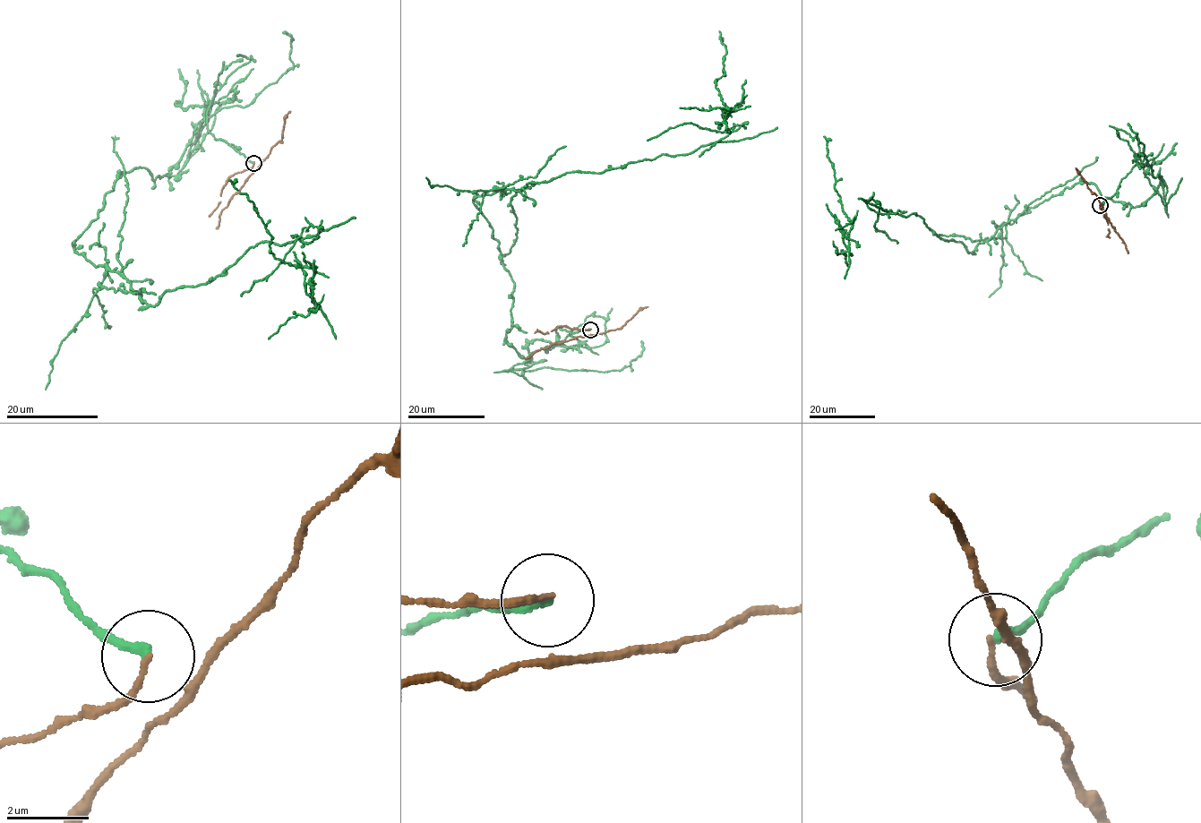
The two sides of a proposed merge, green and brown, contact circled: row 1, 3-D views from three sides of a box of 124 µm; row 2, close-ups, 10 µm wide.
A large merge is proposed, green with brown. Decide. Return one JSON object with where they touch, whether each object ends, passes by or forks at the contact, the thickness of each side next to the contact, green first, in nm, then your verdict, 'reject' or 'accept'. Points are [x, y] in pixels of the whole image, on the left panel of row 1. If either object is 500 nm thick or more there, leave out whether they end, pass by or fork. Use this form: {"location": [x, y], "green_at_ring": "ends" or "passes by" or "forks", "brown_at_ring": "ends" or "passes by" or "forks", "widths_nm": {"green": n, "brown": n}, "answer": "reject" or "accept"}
{"location": [253, 163], "green_at_ring": "ends", "brown_at_ring": "ends", "widths_nm": {"green": 190, "brown": 120}, "answer": "reject"}

